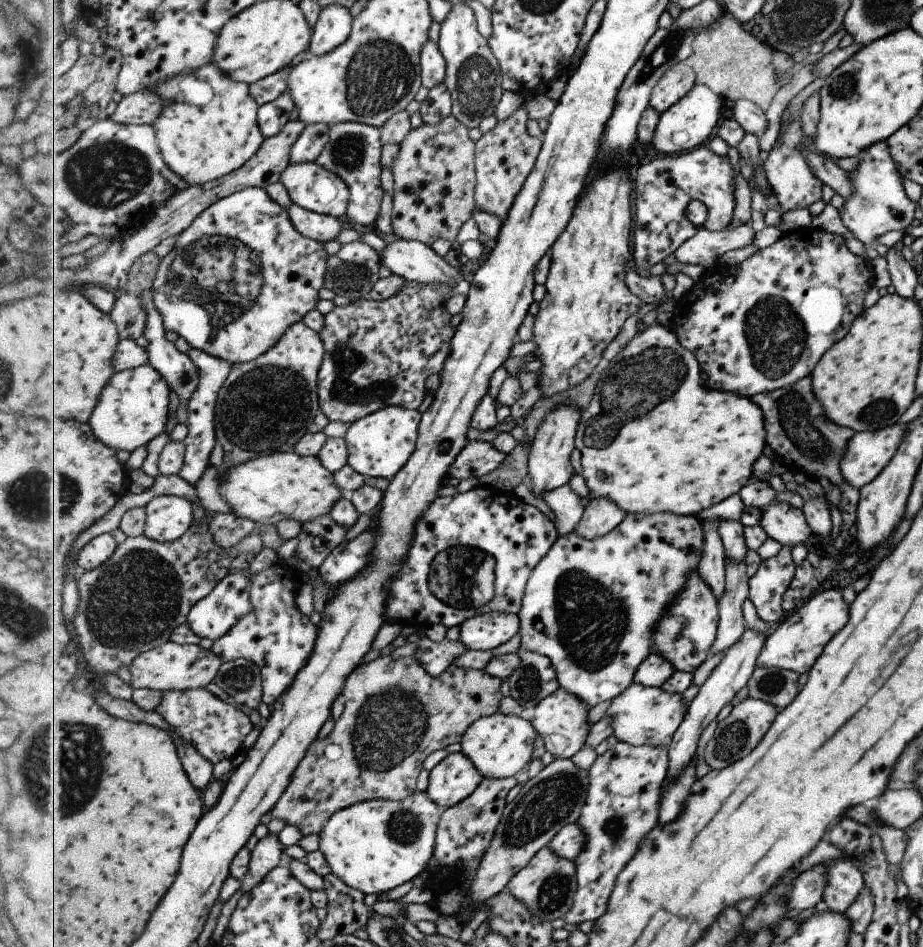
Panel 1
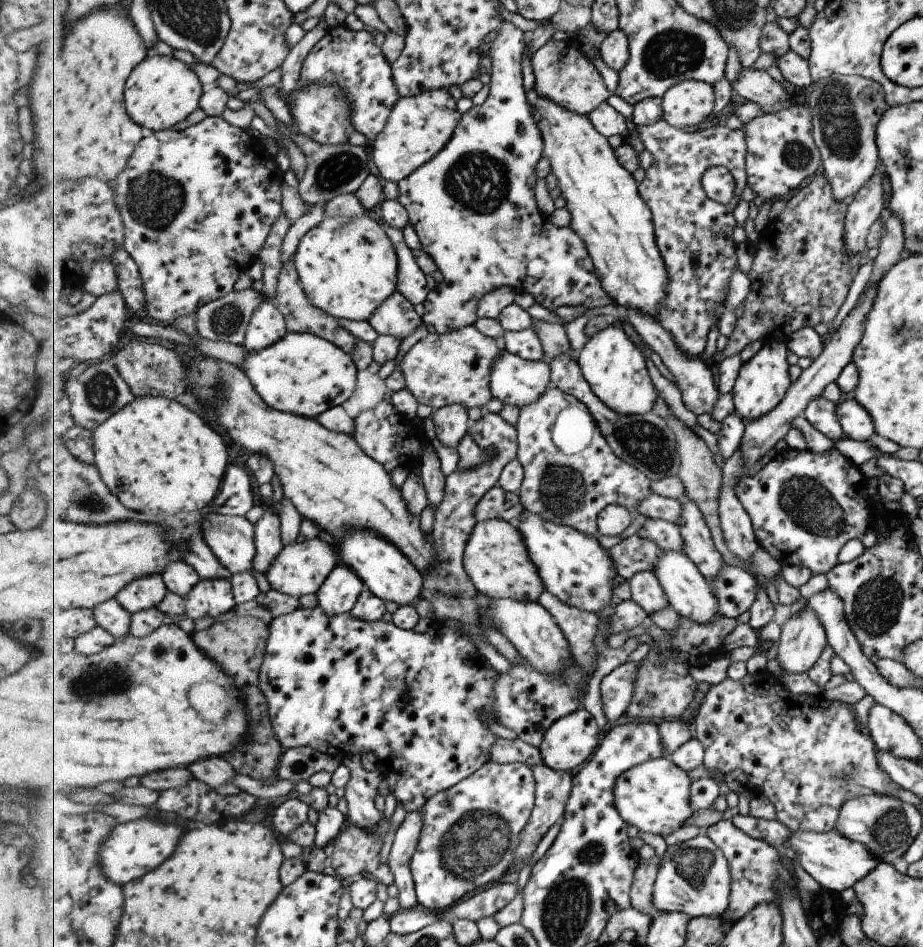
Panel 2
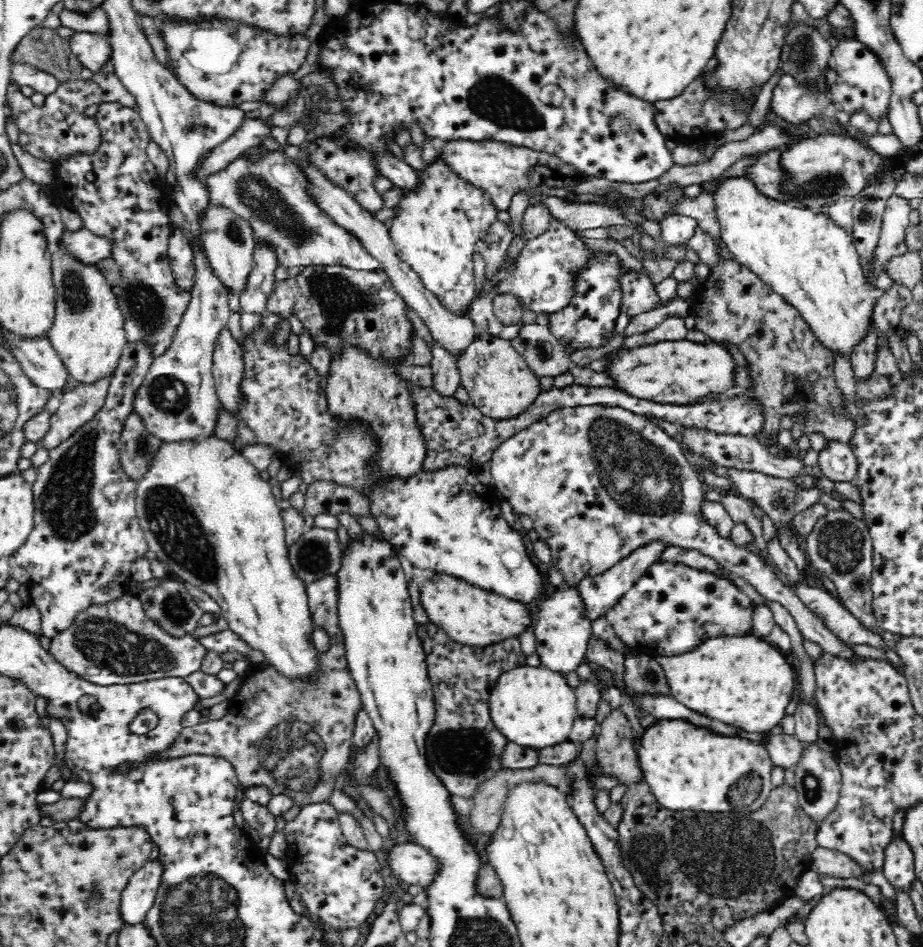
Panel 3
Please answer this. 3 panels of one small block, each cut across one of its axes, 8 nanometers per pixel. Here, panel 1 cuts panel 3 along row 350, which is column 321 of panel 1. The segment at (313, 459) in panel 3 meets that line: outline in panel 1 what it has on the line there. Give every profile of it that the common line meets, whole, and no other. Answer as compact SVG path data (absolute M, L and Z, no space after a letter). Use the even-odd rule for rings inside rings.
M250 187L207 208L207 211L203 212L191 227L179 235L175 250L163 259L159 266L159 272L152 288L153 300L157 304L157 310L163 314L167 331L177 332L179 337L187 340L194 348L203 350L216 358L227 360L233 365L247 363L274 348L275 344L281 340L281 336L287 332L287 328L302 322L311 310L317 309L320 300L319 292L321 292L321 288L325 287L328 259L329 254L327 254L323 242L318 242L298 232L287 208L283 208L281 204L274 201L265 188Z

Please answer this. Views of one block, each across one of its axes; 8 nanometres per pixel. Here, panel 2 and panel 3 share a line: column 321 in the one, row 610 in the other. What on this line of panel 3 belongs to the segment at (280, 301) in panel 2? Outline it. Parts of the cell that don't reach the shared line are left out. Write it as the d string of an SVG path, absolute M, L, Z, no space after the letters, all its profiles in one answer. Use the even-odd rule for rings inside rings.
M328 575L305 585L312 630L322 628L330 636L330 649L317 652L312 671L302 675L284 674L278 666L265 661L263 666L251 672L248 668L242 677L240 690L229 699L227 713L218 720L183 727L170 746L160 752L144 756L142 763L158 759L179 758L192 754L212 755L225 758L235 767L242 787L264 787L272 795L284 794L293 804L306 807L322 802L329 803L335 792L336 778L351 768L354 720L362 706L361 694L349 671L345 657L344 641L337 620L336 575Z

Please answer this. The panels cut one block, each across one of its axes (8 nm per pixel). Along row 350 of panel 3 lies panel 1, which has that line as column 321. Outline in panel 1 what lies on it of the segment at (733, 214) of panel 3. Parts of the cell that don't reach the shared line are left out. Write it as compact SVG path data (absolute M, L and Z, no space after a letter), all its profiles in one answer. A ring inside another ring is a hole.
M425 791L416 792L401 801L374 799L361 802L331 816L321 832L319 848L327 858L332 873L348 886L359 889L365 895L387 893L405 882L411 882L428 868L435 853L437 828L443 812L444 809L435 804Z

